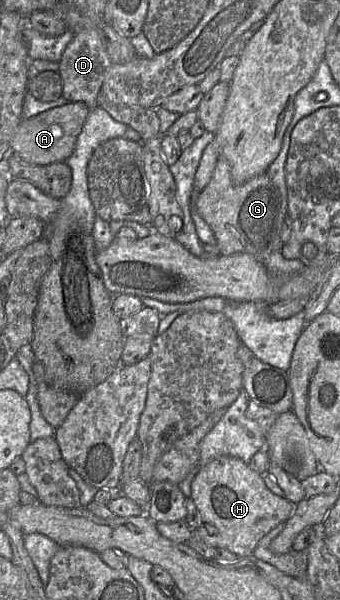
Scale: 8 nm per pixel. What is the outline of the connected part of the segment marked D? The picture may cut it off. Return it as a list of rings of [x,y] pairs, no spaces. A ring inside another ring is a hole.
[[[94,28],[73,31],[73,39],[65,48],[58,73],[62,80],[62,95],[69,102],[82,102],[89,110],[98,104],[98,95],[112,66],[98,31]]]

